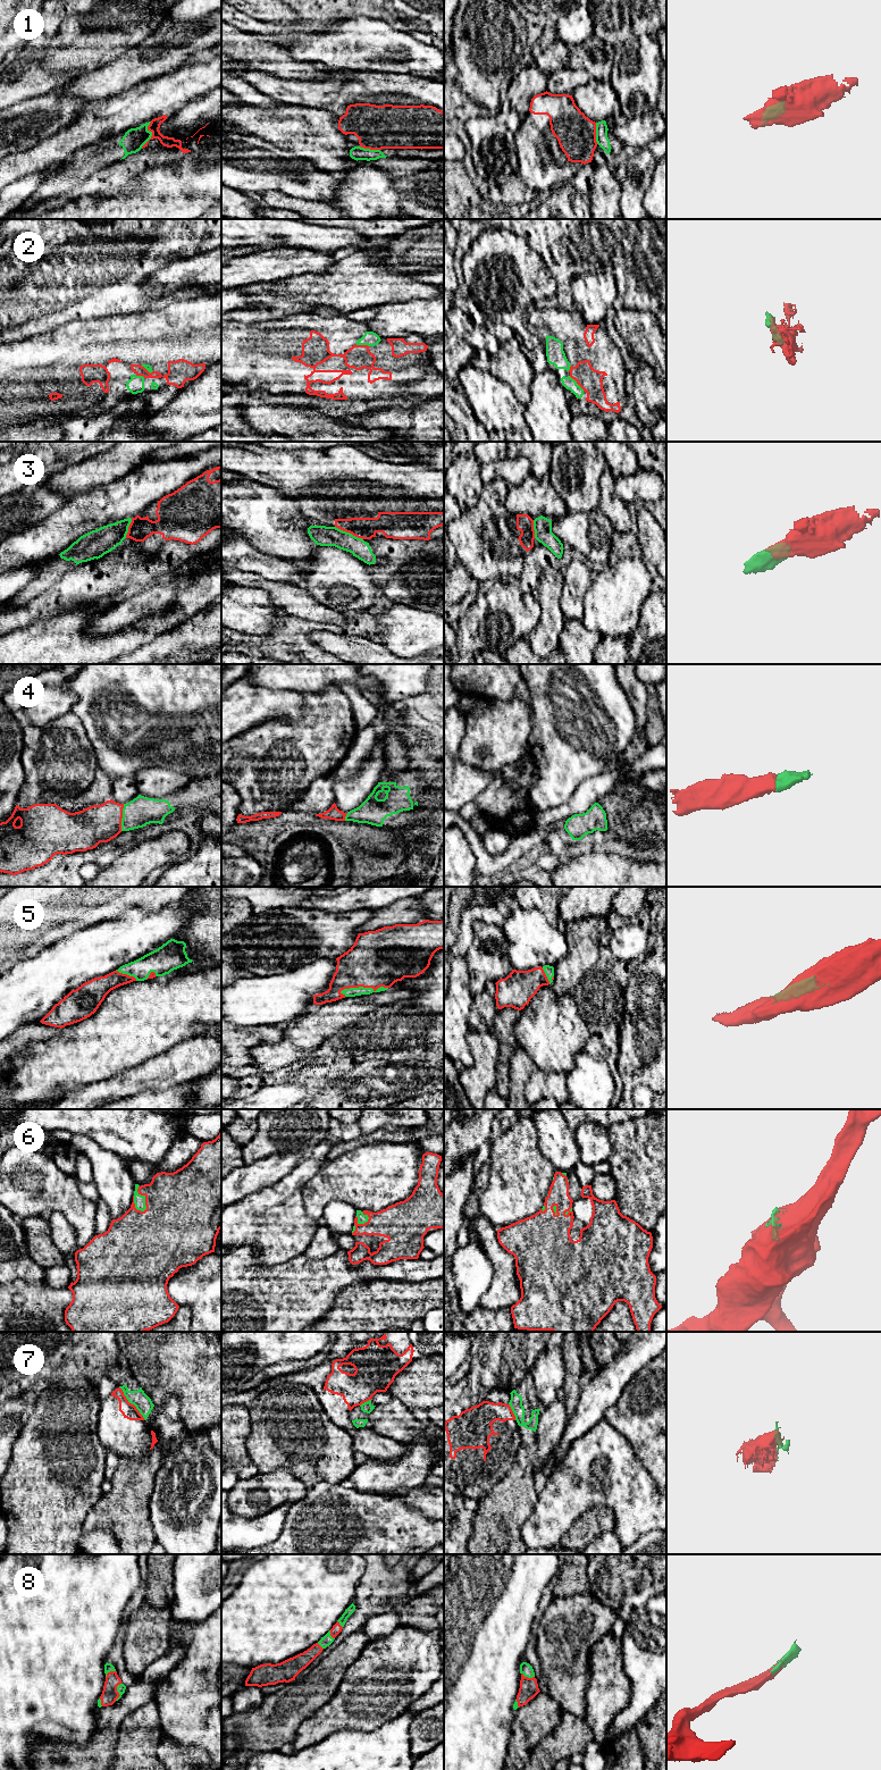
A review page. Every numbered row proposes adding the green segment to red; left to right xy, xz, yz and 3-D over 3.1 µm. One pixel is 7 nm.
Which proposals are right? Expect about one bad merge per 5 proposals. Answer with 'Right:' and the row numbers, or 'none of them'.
Right: 2, 4, 5, 6, 8

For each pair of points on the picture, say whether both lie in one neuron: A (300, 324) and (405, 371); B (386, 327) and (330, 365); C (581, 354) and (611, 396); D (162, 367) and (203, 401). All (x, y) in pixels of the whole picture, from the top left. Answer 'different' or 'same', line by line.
A: same
B: different
C: same
D: different

